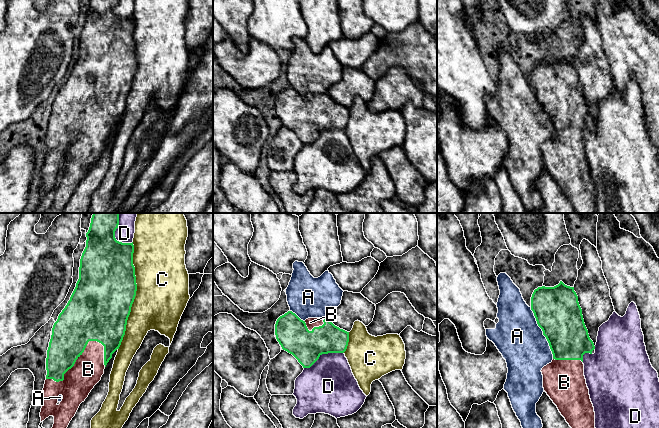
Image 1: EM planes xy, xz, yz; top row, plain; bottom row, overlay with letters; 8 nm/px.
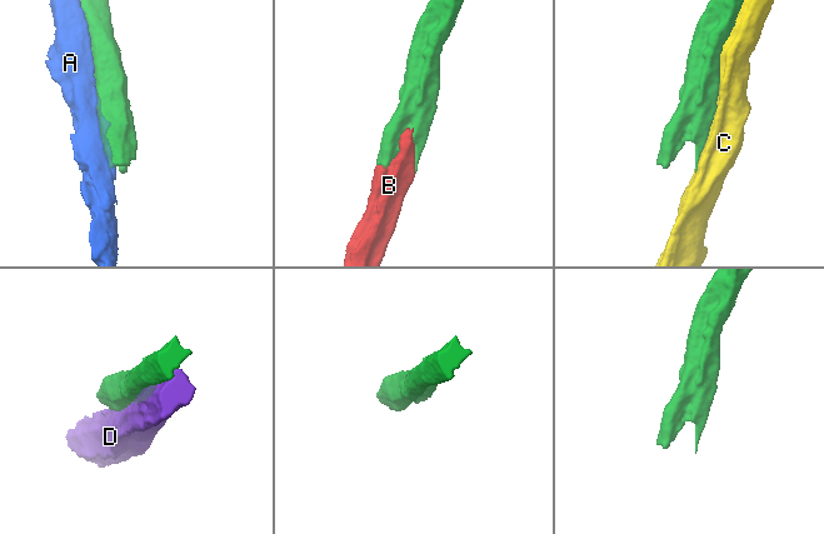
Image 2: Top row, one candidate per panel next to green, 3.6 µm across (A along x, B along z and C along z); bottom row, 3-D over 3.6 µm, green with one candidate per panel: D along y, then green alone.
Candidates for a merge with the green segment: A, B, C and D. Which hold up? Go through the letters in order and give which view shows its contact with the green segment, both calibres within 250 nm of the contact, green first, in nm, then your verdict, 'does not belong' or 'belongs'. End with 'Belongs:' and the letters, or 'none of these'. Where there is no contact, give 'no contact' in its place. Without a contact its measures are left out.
A: yz | 360/380 nm | does not belong
B: xy | 320/240 nm | belongs
C: xy | 480/420 nm | does not belong
D: xy | 420/150 nm | does not belong
Belongs: B

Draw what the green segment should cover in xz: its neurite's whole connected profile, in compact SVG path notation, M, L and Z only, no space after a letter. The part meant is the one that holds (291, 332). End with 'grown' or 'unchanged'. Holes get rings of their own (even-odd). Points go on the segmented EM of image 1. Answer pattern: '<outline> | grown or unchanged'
M292 311L277 319L275 335L282 349L292 354L303 368L310 368L322 354L344 353L349 342L349 332L335 326L327 318L308 318L303 321Z | grown

